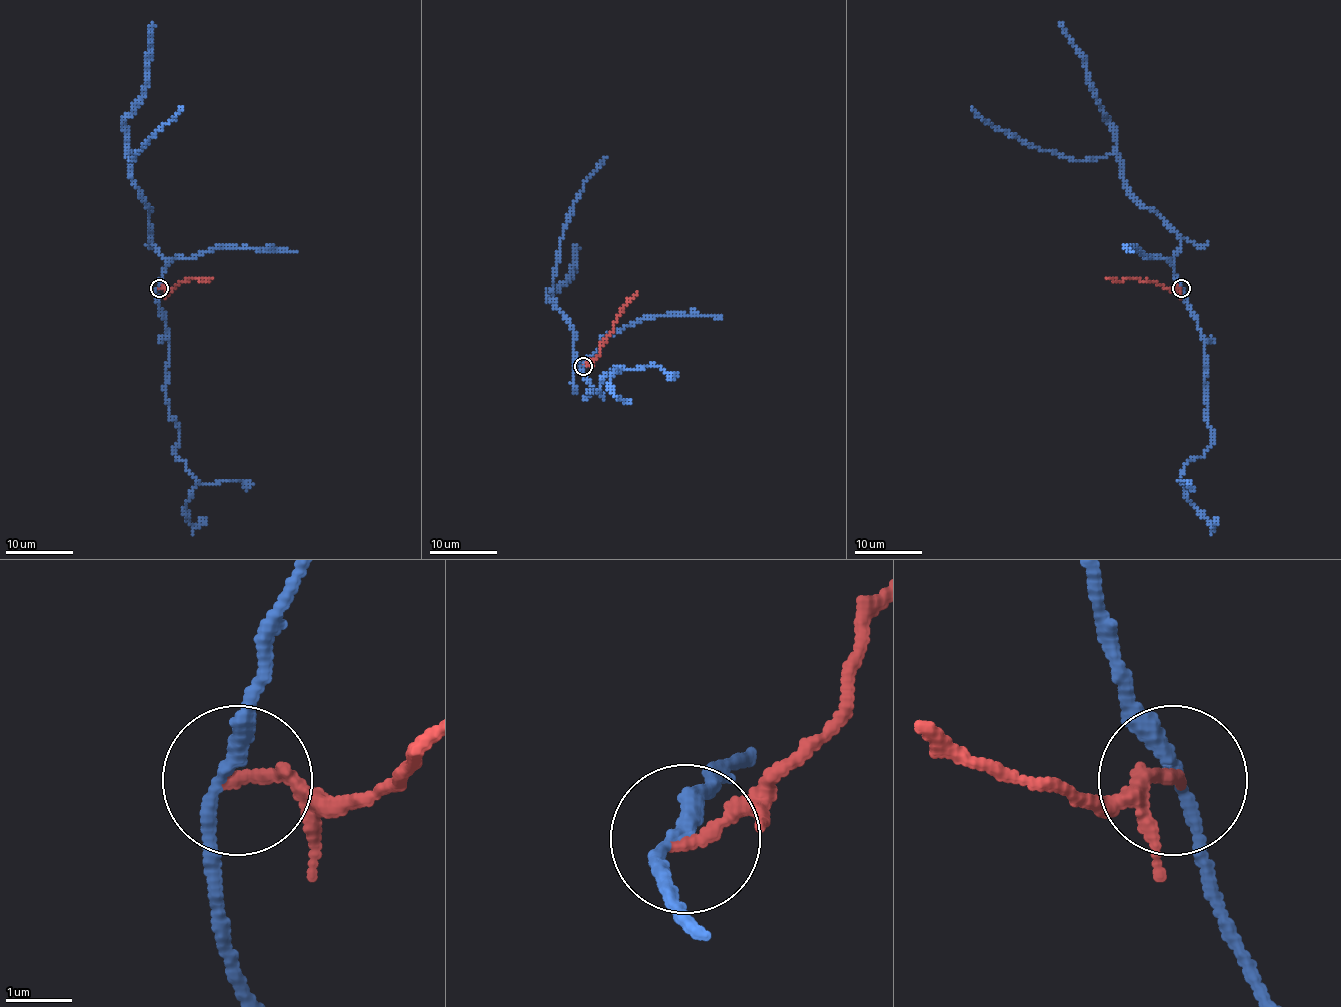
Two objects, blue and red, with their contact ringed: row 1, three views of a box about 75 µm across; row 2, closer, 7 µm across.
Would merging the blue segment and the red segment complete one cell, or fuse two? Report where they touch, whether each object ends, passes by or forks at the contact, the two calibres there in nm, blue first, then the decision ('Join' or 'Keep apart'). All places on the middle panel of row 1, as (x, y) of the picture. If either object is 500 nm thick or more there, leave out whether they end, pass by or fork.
Place: (583, 366). At the ring blue passes by. At the ring red ends. Thickness 240 nm (blue) against 190 nm. Keep apart

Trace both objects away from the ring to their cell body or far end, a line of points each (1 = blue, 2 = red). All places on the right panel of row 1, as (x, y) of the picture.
1: (1181, 288), (1173, 269), (1179, 237), (1137, 200), (1114, 154), (1070, 160), (996, 129), (971, 107)
2: (1181, 288), (1169, 289), (1153, 281), (1105, 279)

